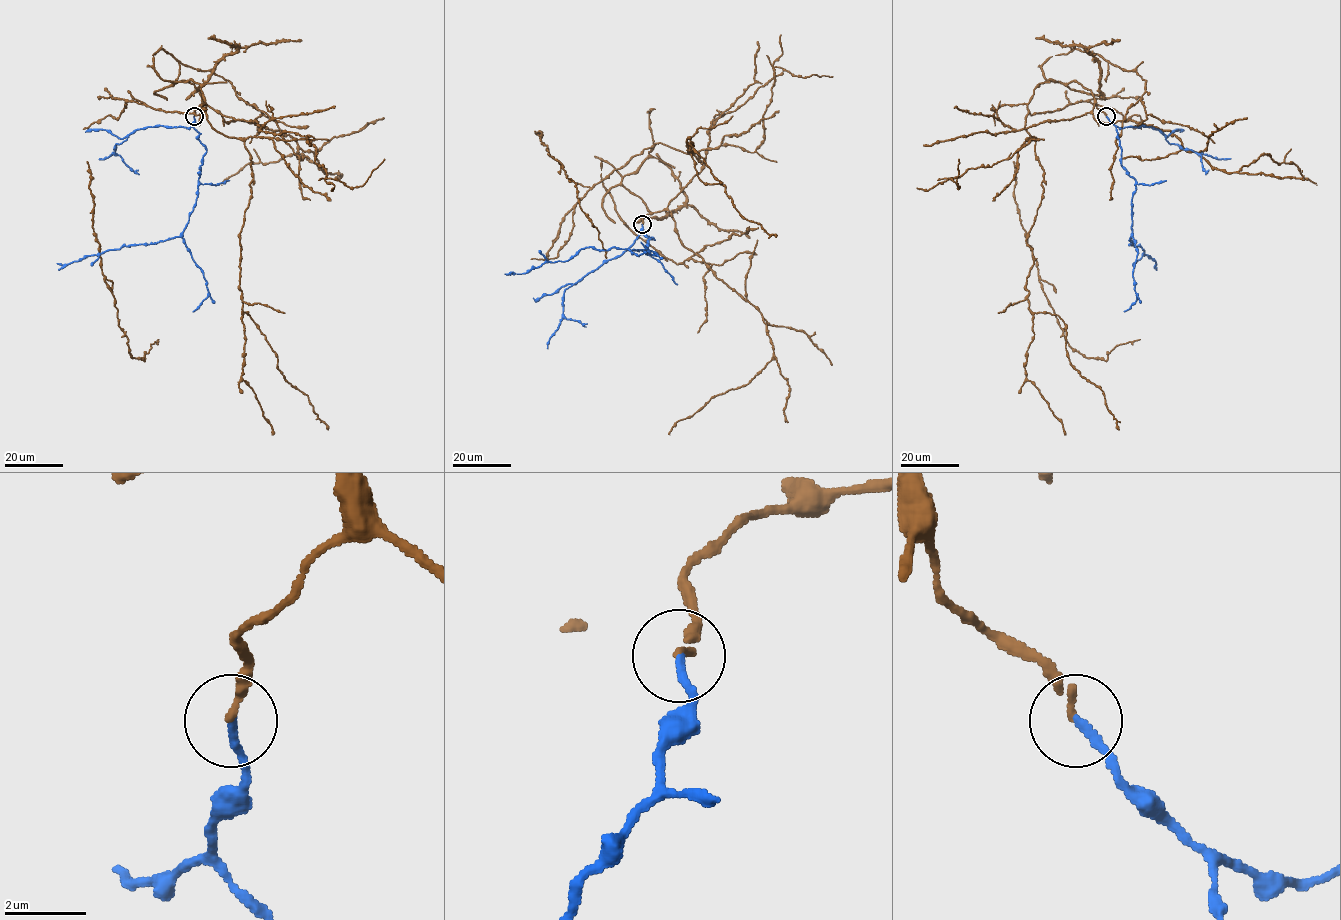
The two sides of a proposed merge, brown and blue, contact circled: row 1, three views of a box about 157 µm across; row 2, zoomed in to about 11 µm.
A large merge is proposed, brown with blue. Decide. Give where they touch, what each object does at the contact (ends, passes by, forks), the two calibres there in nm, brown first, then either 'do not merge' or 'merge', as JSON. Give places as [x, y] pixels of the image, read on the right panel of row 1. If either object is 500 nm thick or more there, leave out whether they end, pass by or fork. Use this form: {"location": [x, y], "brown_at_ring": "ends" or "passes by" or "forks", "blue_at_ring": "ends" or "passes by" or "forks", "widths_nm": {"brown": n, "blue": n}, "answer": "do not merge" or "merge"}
{"location": [1106, 116], "brown_at_ring": "ends", "blue_at_ring": "ends", "widths_nm": {"brown": 170, "blue": 200}, "answer": "merge"}

